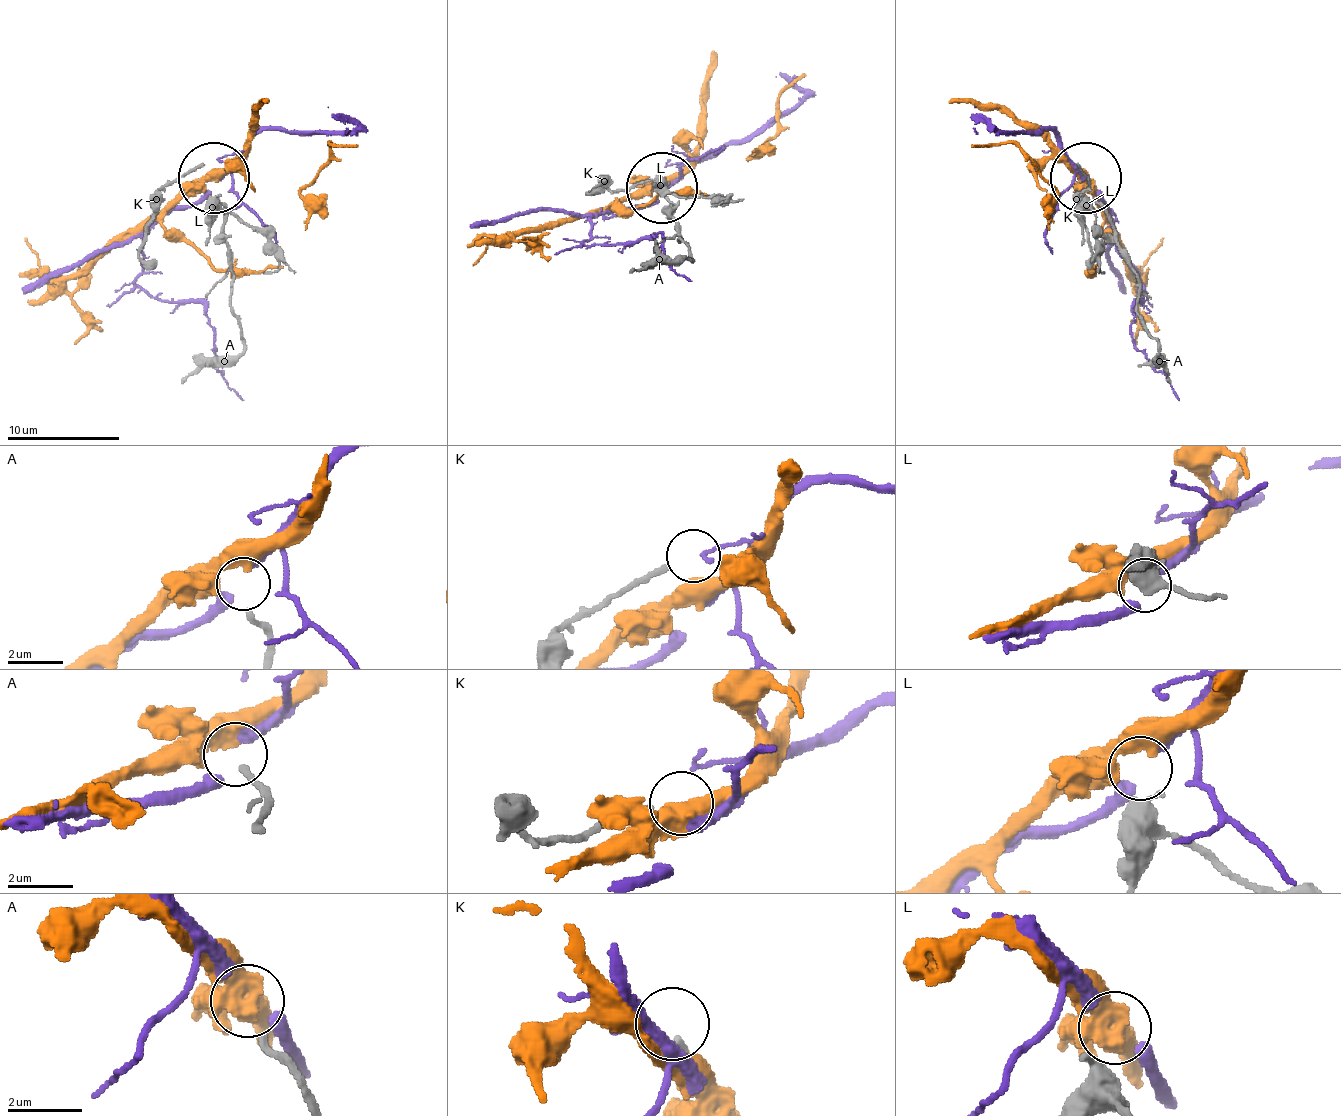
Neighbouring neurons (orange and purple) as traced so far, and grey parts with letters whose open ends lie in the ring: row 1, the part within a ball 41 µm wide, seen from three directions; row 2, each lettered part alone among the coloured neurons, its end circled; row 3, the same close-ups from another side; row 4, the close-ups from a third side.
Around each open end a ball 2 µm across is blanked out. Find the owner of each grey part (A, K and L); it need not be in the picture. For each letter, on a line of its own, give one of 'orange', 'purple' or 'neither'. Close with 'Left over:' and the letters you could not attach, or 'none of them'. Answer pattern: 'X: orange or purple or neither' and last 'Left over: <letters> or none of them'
A: orange
K: neither
L: purple
Left over: K

